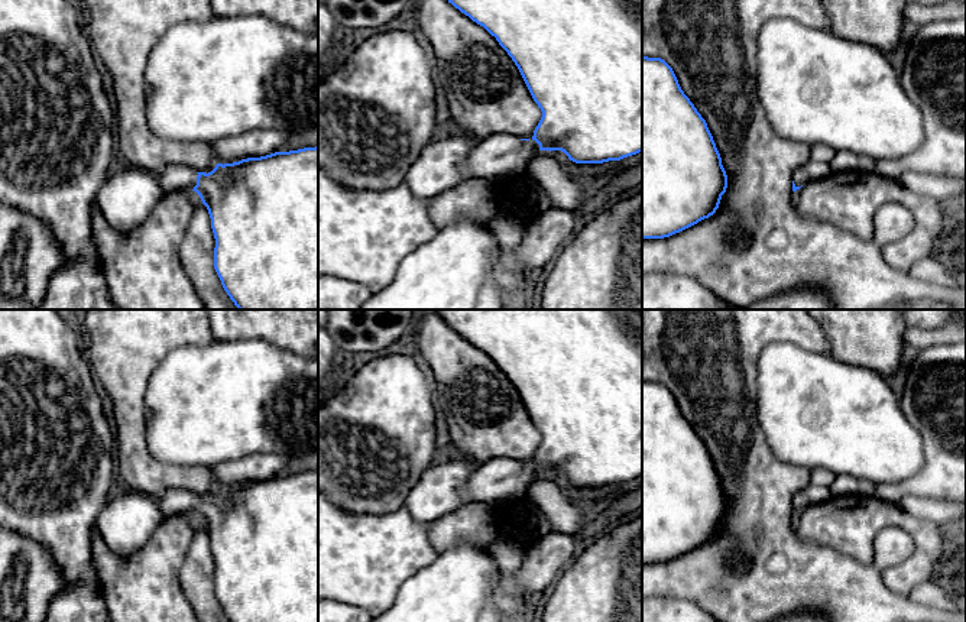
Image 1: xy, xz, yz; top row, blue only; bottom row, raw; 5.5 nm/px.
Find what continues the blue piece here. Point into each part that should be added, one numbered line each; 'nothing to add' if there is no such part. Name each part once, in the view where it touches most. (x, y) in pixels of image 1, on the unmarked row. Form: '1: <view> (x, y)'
1: xz (499, 479)

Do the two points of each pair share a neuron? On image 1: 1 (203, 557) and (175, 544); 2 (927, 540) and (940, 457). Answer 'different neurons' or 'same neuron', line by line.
1: different neurons
2: different neurons

